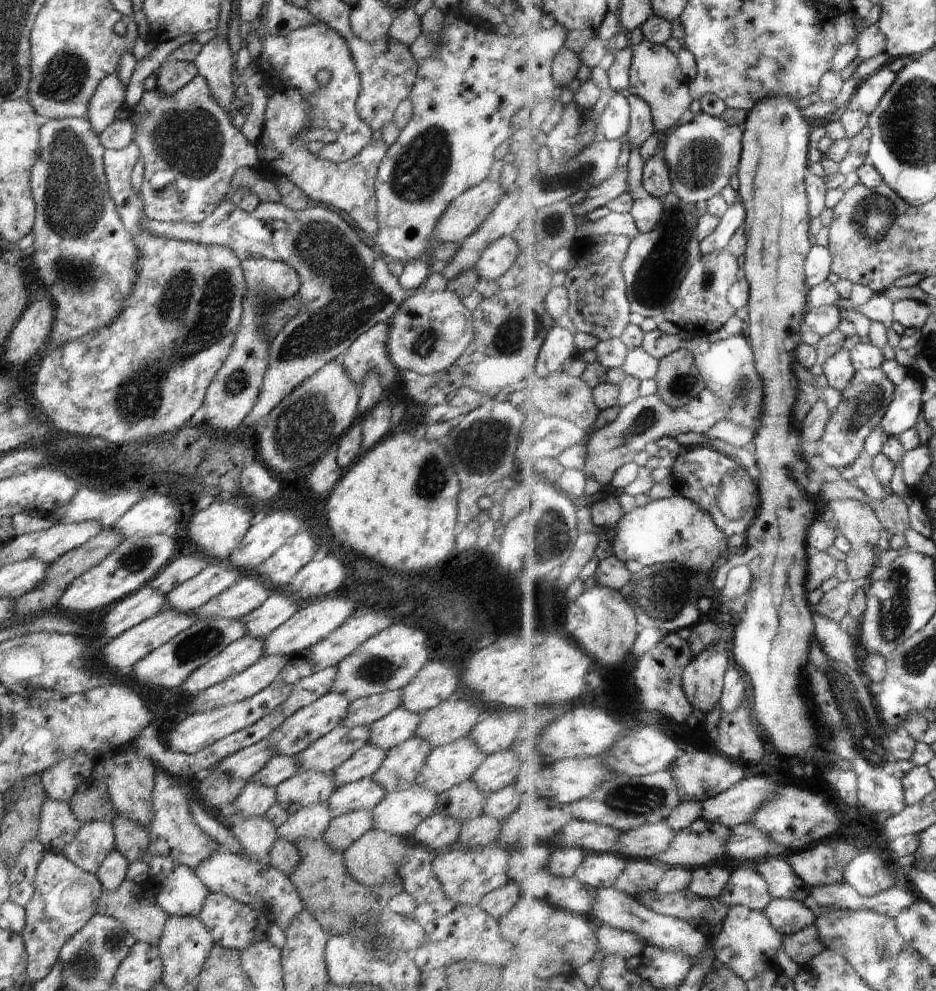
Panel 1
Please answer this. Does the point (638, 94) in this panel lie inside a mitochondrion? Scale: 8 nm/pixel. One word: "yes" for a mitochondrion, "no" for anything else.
no

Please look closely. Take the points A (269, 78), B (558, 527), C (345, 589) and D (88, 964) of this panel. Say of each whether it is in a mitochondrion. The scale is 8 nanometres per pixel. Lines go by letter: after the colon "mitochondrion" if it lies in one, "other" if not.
A: other
B: mitochondrion
C: other
D: mitochondrion

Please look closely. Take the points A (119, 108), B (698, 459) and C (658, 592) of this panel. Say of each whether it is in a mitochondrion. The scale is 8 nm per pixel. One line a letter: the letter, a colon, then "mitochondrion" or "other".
A: other
B: other
C: mitochondrion

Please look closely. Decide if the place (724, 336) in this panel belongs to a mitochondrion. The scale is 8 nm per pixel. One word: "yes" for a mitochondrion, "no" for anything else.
no

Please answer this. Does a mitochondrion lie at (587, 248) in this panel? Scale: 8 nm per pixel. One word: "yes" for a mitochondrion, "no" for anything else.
no

